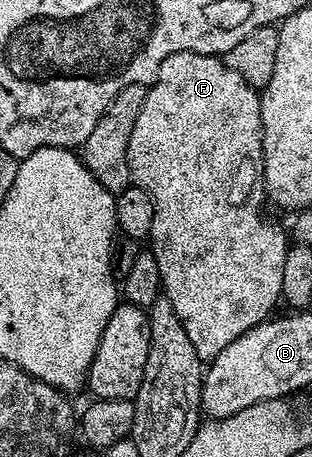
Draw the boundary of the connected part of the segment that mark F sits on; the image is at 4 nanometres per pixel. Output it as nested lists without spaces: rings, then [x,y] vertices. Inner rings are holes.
[[[182,52],[173,54],[161,62],[161,70],[157,78],[147,89],[145,106],[141,106],[141,114],[137,114],[137,122],[133,126],[133,134],[129,134],[129,166],[132,181],[153,198],[153,230],[149,237],[149,251],[157,258],[157,270],[161,270],[163,292],[169,302],[173,302],[173,310],[177,310],[177,318],[183,320],[185,334],[189,334],[189,342],[193,342],[193,350],[197,350],[199,359],[204,362],[214,360],[229,342],[241,338],[250,328],[256,328],[272,315],[271,312],[281,300],[281,277],[285,267],[285,254],[289,247],[289,236],[279,224],[263,217],[265,205],[265,189],[263,186],[263,123],[261,122],[261,96],[252,88],[237,70],[228,66],[226,59],[209,54],[193,54]]]

